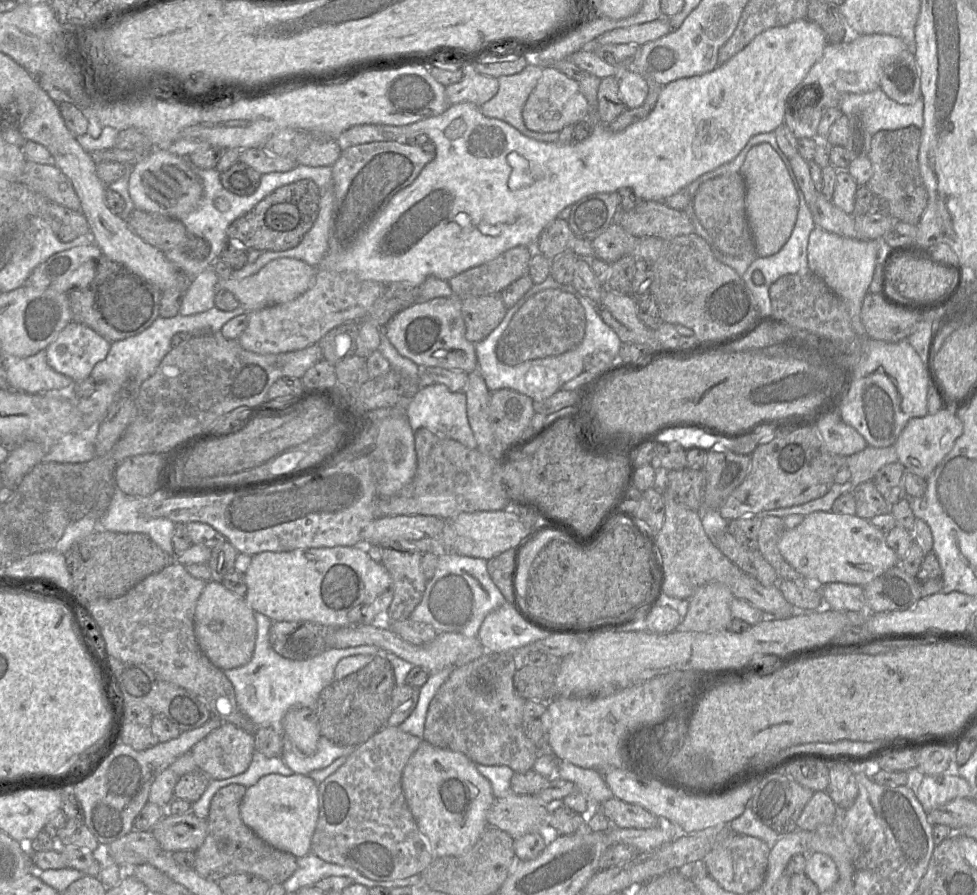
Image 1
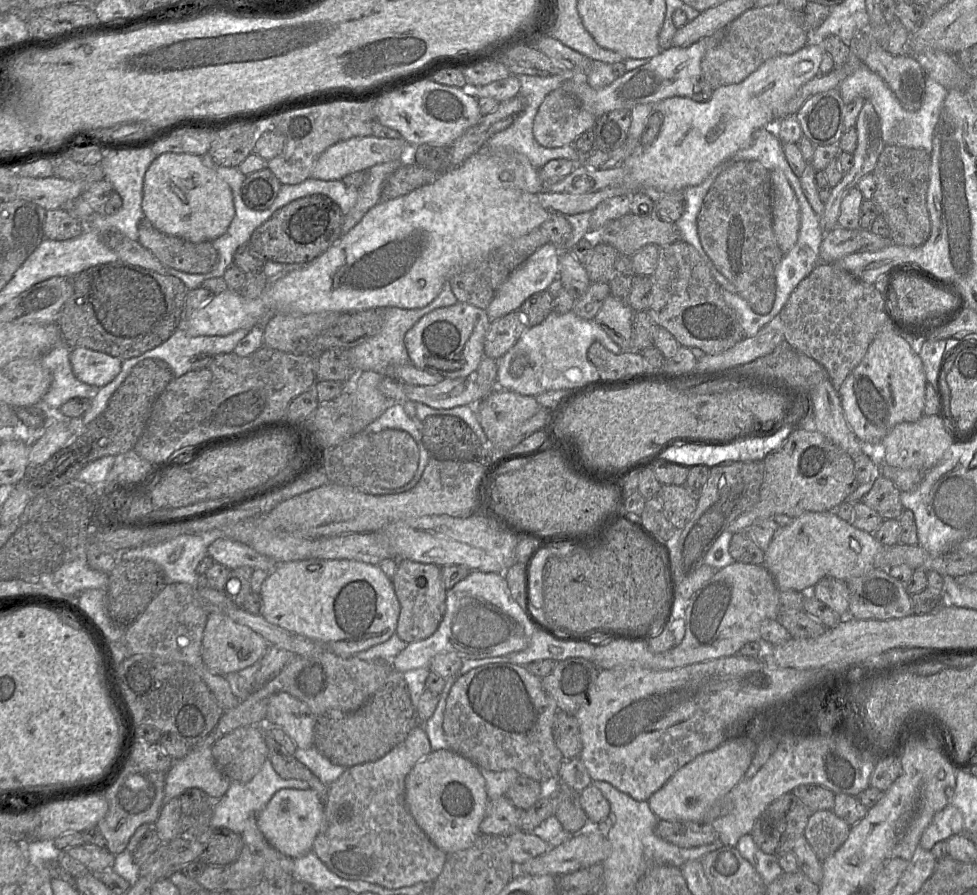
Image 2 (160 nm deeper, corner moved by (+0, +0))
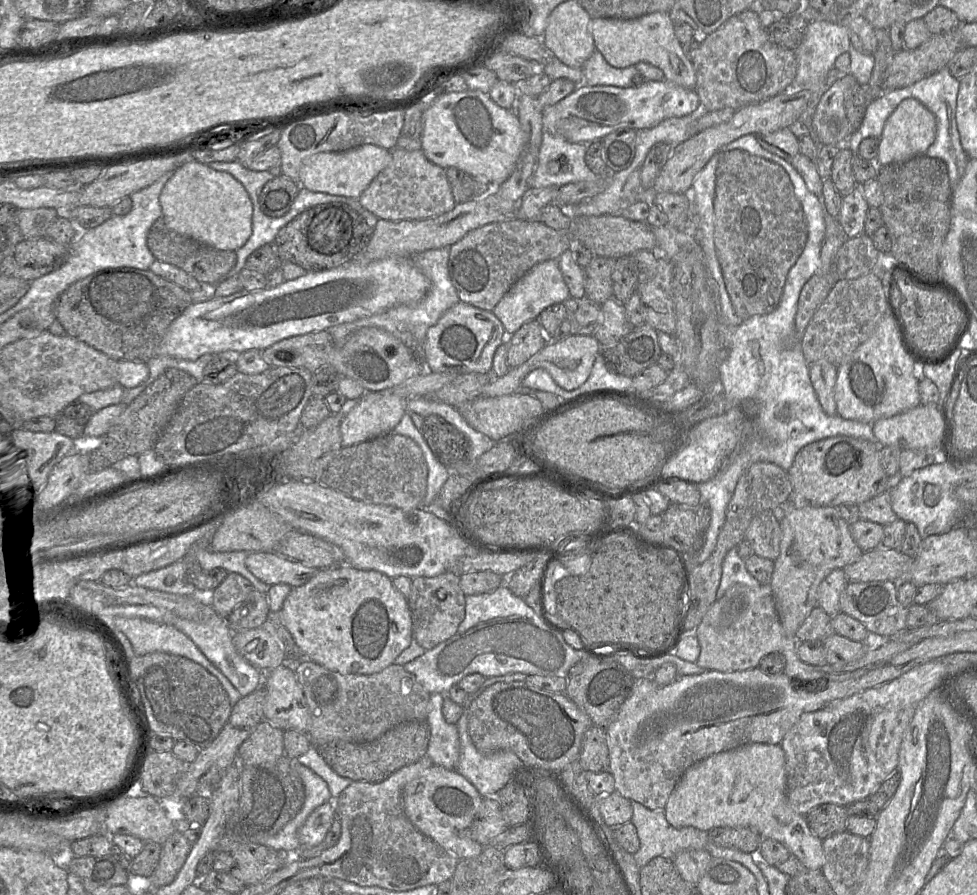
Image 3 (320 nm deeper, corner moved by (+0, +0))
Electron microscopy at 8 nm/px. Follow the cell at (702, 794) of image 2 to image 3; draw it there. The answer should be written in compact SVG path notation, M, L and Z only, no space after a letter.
M750 743L739 746L737 748L722 751L713 754L699 762L693 764L682 775L674 790L670 794L668 801L664 807L665 817L670 825L676 828L694 827L699 830L710 832L715 828L724 827L747 827L756 831L762 838L772 838L783 844L795 856L807 870L820 870L824 863L822 840L819 839L809 827L805 815L797 812L789 803L786 792L786 767L785 767L785 753L780 744L763 744L763 743Z

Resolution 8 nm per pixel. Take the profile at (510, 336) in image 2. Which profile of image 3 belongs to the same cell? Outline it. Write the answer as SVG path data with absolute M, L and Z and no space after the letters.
M537 320L523 324L515 333L508 335L507 364L517 367L527 361L547 344L547 336Z

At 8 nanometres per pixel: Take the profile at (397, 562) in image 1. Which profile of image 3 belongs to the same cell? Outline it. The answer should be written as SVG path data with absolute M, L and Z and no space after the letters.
M454 572L411 578L411 593L406 600L412 615L413 638L422 648L430 650L456 634L465 618L465 597L459 575Z

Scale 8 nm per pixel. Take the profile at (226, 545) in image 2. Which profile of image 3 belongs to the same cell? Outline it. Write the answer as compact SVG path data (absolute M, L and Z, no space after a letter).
M273 551L250 552L245 565L256 578L268 585L286 584L292 588L304 585L319 571Z

